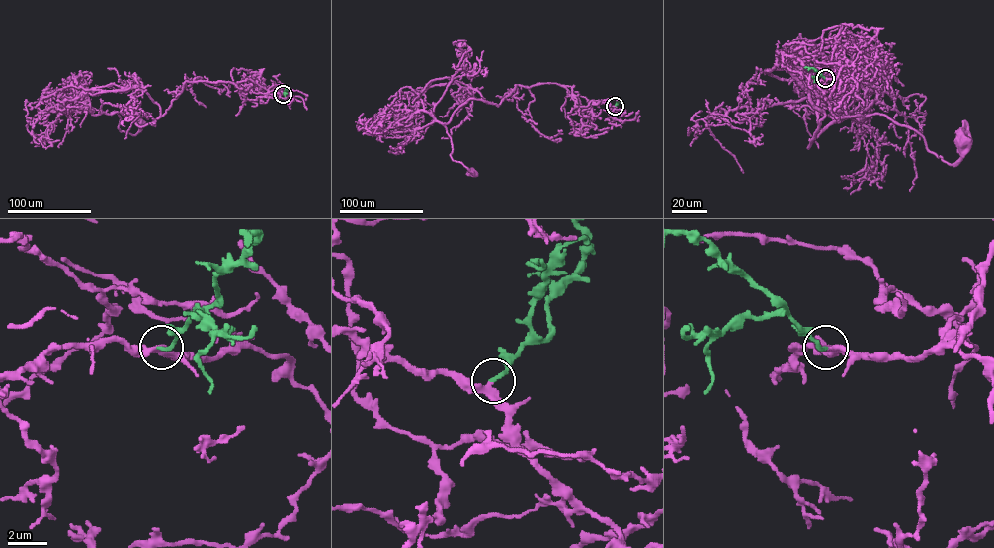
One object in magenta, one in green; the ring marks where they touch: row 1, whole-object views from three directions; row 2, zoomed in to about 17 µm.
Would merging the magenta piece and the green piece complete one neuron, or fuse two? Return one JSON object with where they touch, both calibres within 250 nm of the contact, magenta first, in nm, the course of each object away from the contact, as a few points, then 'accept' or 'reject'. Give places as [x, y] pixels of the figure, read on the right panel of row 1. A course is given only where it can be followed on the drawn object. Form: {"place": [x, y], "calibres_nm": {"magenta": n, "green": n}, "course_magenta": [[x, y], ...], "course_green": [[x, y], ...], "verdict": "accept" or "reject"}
{"place": [825, 78], "calibres_nm": {"magenta": 300, "green": 200}, "course_magenta": [[825, 78], [809, 83], [777, 52], [824, 115], [808, 147], [838, 118], [877, 114], [949, 164], [964, 140]], "course_green": [[825, 78], [814, 68], [804, 67]], "verdict": "accept"}

